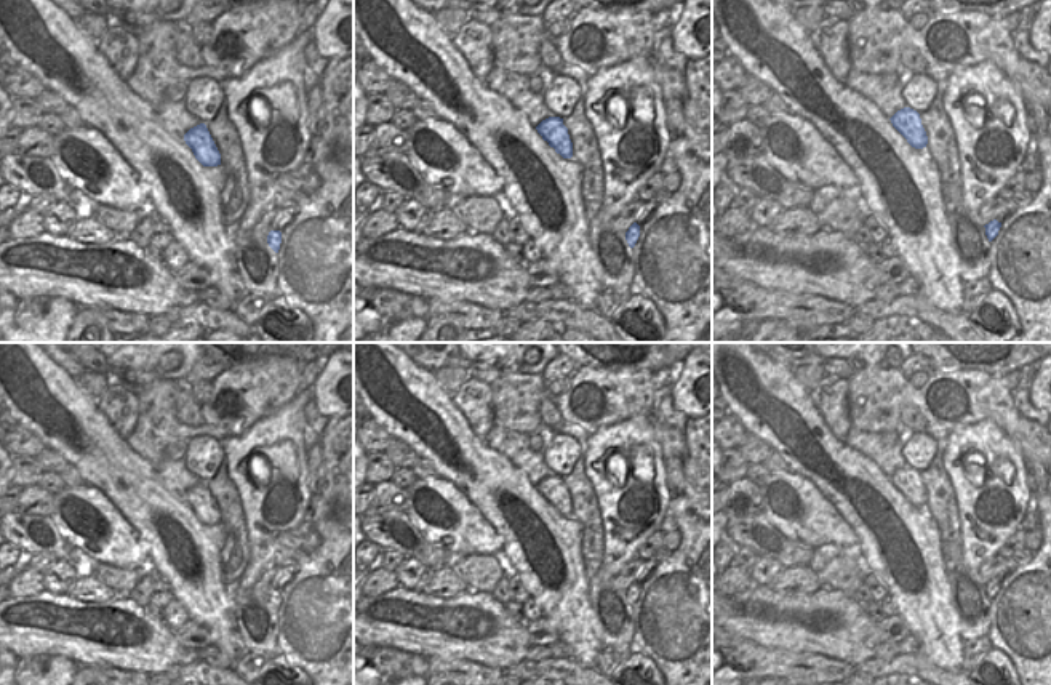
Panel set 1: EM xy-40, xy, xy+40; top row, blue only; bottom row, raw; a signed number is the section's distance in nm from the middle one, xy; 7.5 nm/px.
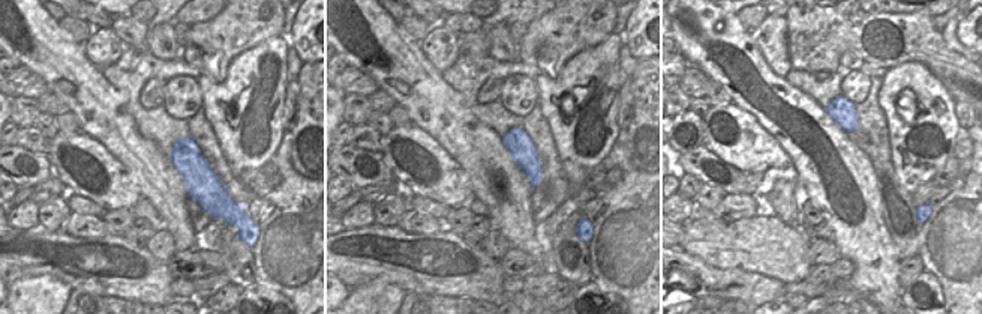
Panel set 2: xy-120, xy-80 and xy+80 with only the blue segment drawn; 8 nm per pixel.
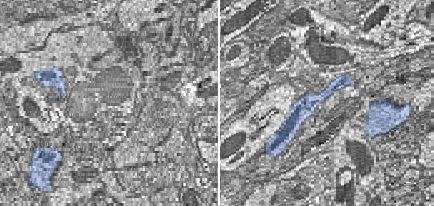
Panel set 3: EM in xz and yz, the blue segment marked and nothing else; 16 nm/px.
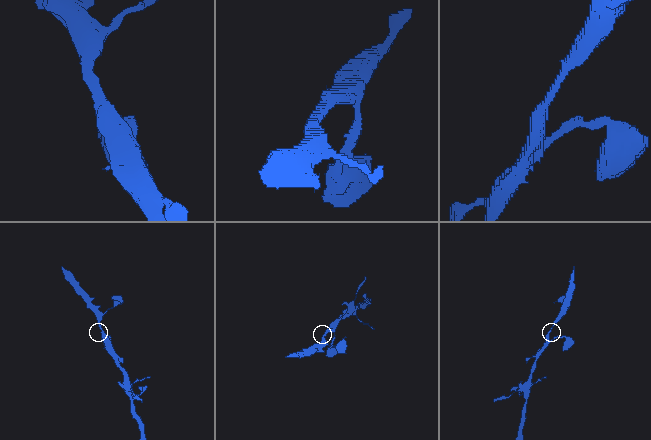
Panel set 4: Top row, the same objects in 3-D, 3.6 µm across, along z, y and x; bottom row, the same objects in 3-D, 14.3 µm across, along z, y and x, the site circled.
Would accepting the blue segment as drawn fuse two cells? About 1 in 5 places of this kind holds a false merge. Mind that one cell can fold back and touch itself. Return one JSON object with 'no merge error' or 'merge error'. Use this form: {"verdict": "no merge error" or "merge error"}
{"verdict": "no merge error"}

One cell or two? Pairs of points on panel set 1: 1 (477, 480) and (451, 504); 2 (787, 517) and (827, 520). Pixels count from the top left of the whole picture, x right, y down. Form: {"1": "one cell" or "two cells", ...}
{"1": "two cells", "2": "one cell"}

